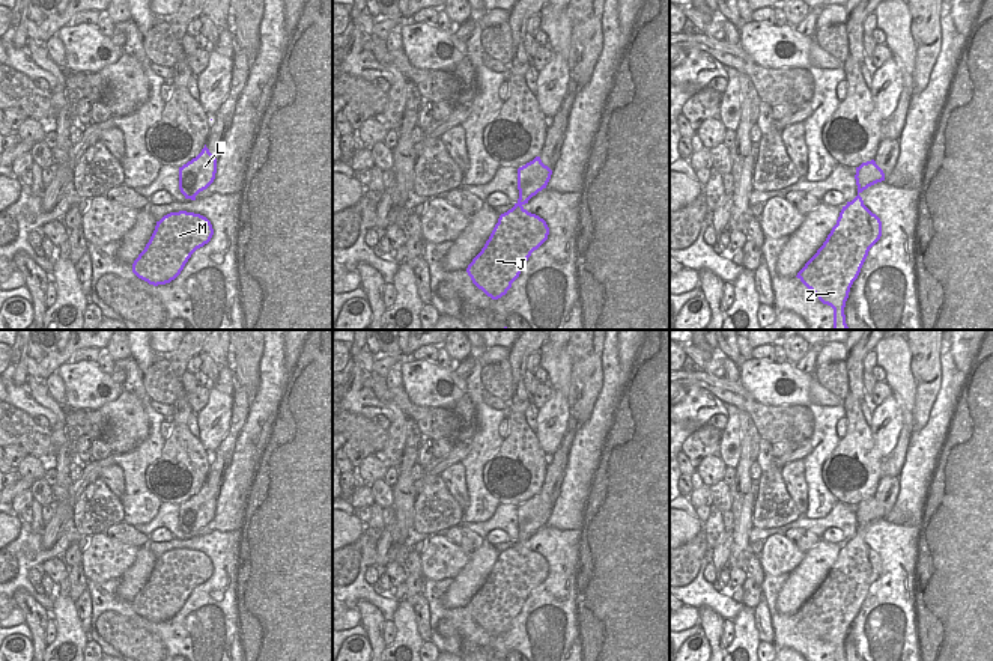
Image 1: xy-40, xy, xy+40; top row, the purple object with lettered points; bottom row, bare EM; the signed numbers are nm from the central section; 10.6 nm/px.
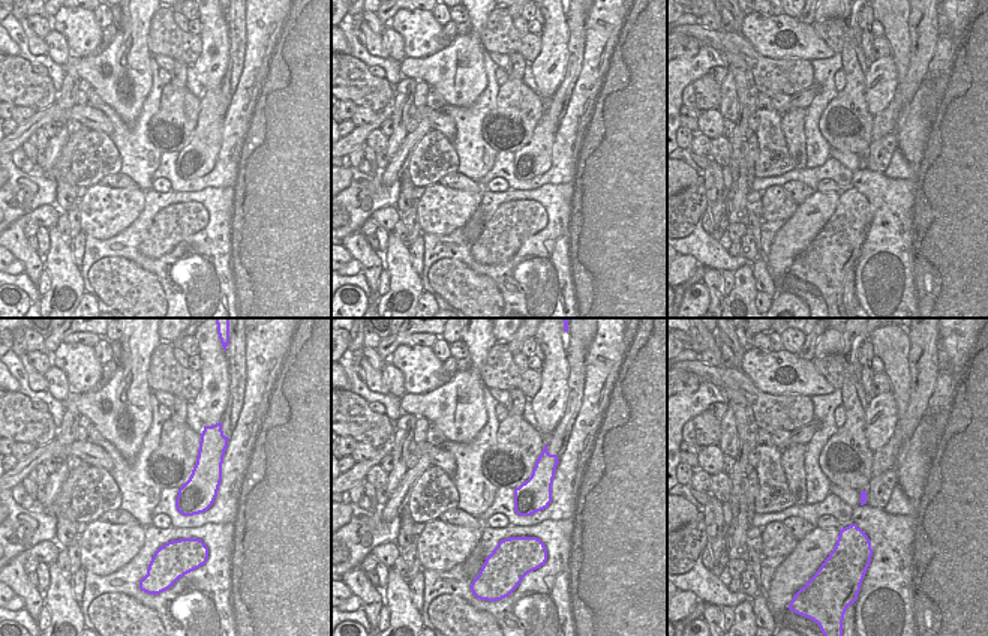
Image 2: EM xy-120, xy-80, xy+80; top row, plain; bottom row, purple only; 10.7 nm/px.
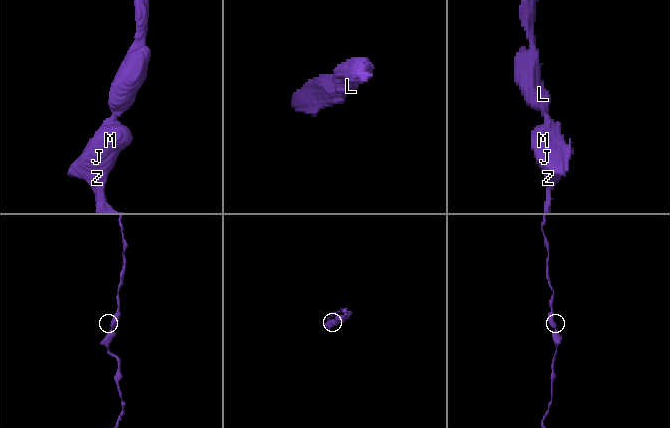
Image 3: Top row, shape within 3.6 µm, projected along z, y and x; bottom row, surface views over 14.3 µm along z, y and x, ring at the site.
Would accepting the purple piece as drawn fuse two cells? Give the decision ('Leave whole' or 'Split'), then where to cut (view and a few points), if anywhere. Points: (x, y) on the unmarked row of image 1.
Leave whole. No split

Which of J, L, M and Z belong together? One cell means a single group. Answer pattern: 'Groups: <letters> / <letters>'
Groups: J L M Z

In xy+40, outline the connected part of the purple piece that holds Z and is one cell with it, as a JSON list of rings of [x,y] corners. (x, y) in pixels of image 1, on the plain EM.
[[[871,497],[856,504],[855,516],[858,533],[843,544],[823,583],[796,613],[823,641],[834,646],[834,661],[846,661],[844,644],[850,625],[870,586],[882,574],[880,556],[864,542],[859,532],[885,518],[885,510]]]

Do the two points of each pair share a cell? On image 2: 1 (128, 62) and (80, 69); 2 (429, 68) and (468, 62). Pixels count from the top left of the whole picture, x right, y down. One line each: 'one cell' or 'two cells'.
1: one cell
2: one cell

